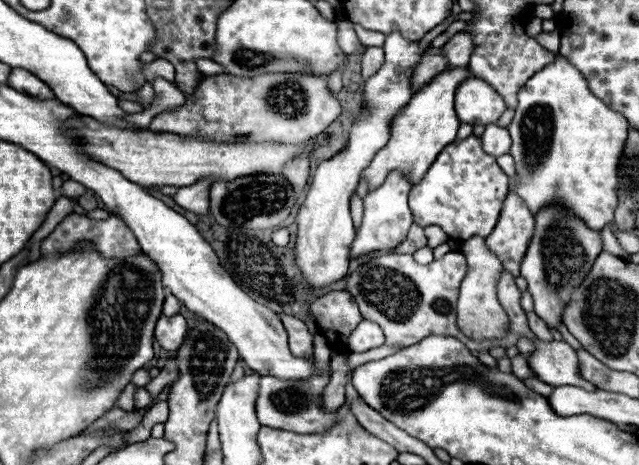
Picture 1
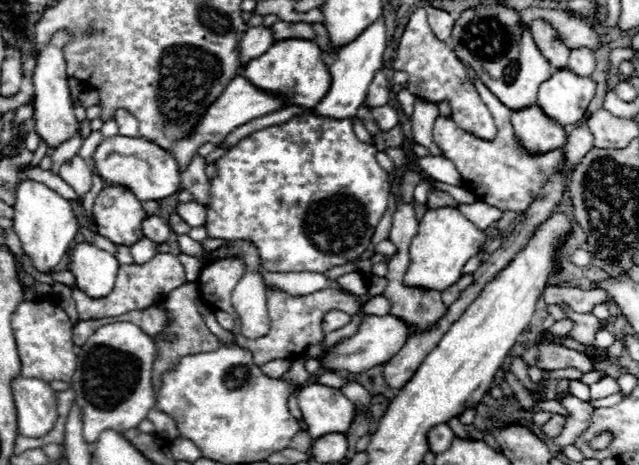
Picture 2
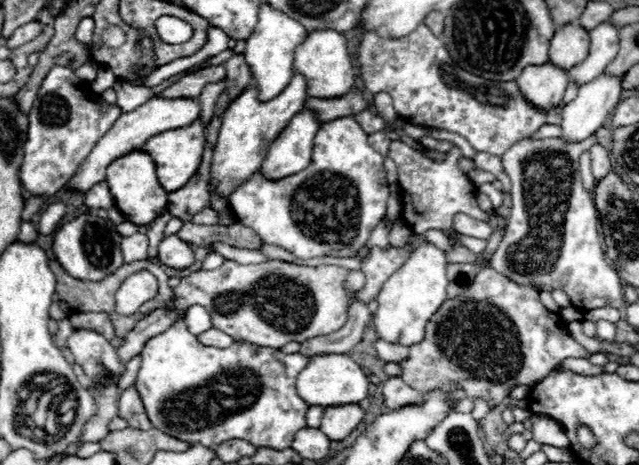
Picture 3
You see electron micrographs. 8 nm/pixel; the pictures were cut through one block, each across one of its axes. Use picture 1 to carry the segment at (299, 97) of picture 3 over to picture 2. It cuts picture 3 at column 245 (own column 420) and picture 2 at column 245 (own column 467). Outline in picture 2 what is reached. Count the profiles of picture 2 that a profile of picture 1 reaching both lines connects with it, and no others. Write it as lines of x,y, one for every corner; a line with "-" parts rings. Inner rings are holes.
302,38
276,42
274,46
270,46
270,50
266,50
266,54
262,54
262,58
254,58
254,62
248,62
242,76
256,88
286,98
286,106
302,106
308,110
324,98
332,80
328,64
322,62
320,46
312,40

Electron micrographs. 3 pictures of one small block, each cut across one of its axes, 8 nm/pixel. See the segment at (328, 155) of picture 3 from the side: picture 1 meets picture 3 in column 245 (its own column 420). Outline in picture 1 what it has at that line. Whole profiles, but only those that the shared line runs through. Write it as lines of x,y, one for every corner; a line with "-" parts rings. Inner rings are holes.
470,136
464,142
452,142
438,154
422,182
410,190
414,222
420,226
436,224
456,240
468,240
472,236
486,238
496,226
496,218
508,194
508,180
510,178
502,172
496,160
484,154
480,138

